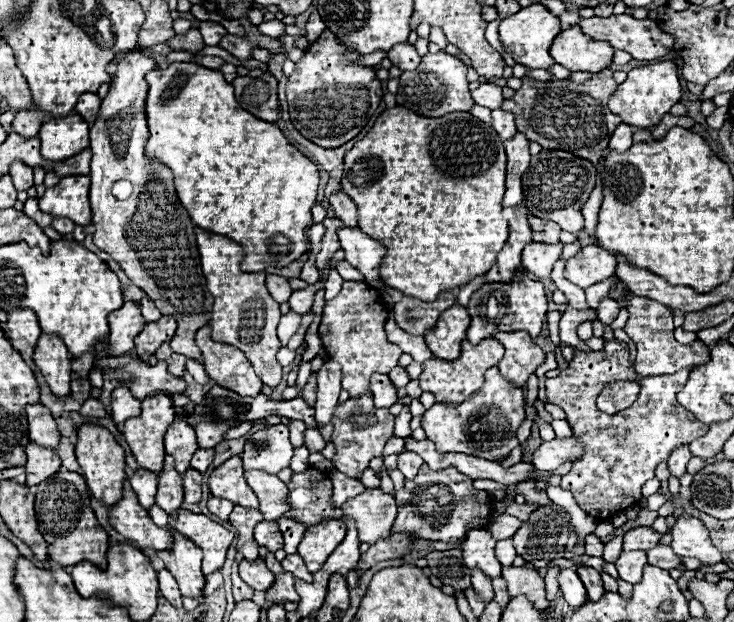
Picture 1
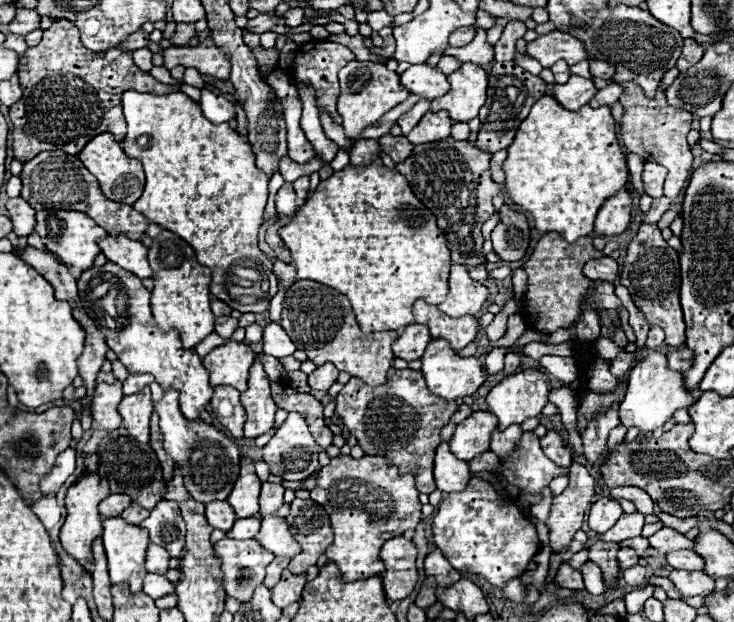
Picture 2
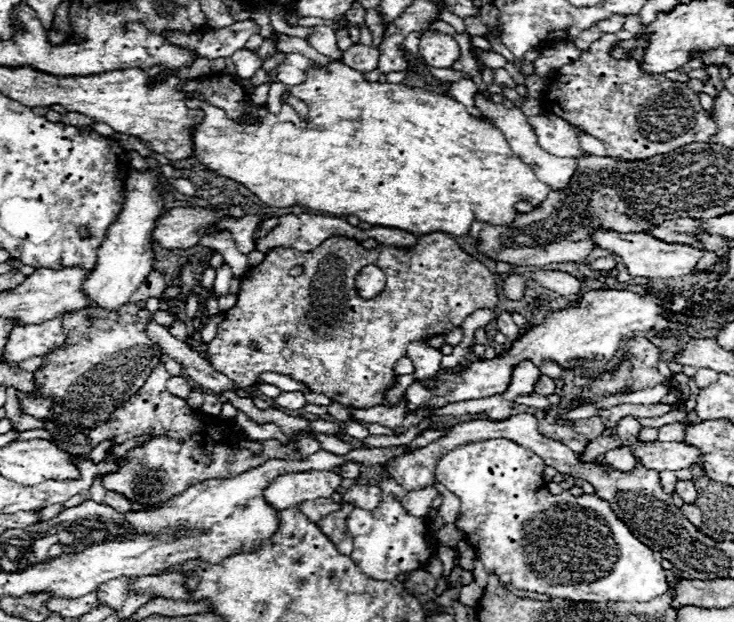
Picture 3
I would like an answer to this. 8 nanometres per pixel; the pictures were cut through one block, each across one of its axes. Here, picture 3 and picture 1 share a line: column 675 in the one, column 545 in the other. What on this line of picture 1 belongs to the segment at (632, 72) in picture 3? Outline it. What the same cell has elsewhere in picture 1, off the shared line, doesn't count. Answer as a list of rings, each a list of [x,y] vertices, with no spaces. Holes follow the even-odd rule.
[[[610,68],[594,74],[592,80],[584,84],[576,84],[570,80],[538,82],[524,76],[522,88],[518,88],[512,98],[504,100],[500,108],[516,116],[518,130],[522,130],[530,142],[538,142],[546,150],[572,152],[580,158],[590,160],[592,164],[598,164],[606,154],[604,150],[608,150],[610,136],[620,124],[620,118],[610,114],[606,106],[616,86],[618,84],[612,80]]]

